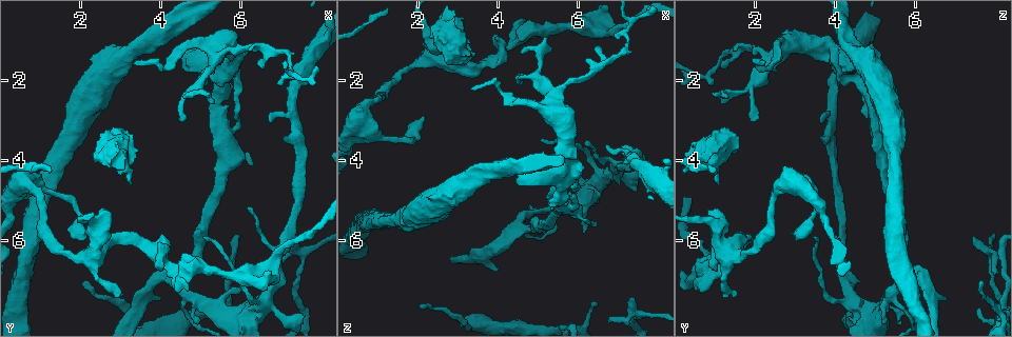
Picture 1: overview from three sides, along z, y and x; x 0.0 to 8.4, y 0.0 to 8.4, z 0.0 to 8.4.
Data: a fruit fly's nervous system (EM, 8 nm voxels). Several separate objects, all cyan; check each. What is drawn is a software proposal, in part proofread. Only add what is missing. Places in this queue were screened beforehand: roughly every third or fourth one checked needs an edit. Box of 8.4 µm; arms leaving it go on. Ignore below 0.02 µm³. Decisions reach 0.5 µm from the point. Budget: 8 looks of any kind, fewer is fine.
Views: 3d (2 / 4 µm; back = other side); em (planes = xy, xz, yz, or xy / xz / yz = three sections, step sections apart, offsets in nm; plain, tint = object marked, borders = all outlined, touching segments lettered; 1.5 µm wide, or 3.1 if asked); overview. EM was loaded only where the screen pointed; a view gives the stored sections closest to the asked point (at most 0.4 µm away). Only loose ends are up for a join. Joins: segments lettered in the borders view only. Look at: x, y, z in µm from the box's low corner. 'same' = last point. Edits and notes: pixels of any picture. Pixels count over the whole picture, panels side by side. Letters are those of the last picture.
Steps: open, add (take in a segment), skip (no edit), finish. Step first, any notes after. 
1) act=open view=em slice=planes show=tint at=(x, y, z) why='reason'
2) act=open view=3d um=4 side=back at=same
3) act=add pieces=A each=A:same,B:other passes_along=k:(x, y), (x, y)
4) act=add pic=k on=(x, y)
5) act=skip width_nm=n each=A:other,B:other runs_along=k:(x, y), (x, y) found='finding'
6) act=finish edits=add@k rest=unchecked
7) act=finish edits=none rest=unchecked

act=open view=em slice=planes show=plain at=(3.05, 7.35, 1.60) why='thin end'

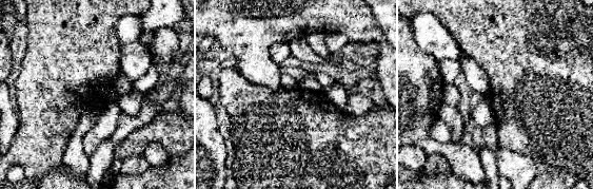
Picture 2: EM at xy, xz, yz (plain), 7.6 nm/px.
act=open view=em slice=planes show=borders at=same

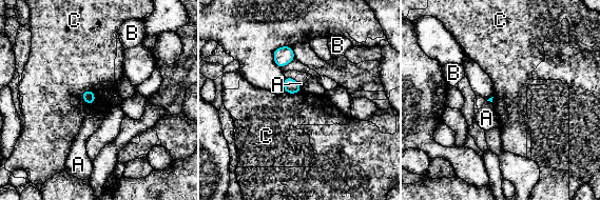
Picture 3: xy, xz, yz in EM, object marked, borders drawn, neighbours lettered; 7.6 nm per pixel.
act=skip longest_contact=C:130nm each=A:other,B:other,C:other border=3:(84, 89), (81, 98), (90, 105) found='none of them fits'

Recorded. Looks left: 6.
act=open view=3d um=4 at=(7.30, 5.95, 7.40) why='branch stops here'

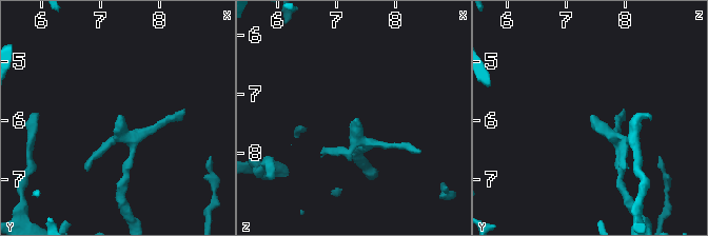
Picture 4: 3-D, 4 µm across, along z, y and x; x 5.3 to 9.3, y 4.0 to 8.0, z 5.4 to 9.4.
act=open view=em slice=yz step=4 show=borders at=(7.35, 5.90, 7.45) why='now the EM'

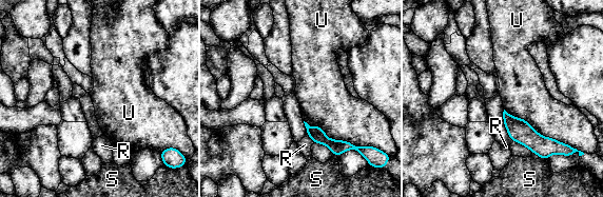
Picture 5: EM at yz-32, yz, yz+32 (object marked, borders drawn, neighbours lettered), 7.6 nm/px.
act=open view=em slice=planes show=borders at=same

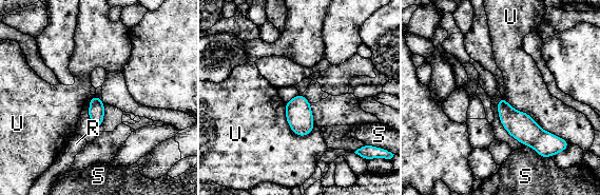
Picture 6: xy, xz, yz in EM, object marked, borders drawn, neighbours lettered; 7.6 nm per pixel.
act=skip each=R:other,S:other,U:other border=6:(502, 96), (562, 139) found='none of them fits'

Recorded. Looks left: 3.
act=open view=em slice=planes show=borders at=(6.35, 4.15, 5.55) why='branch stops here'

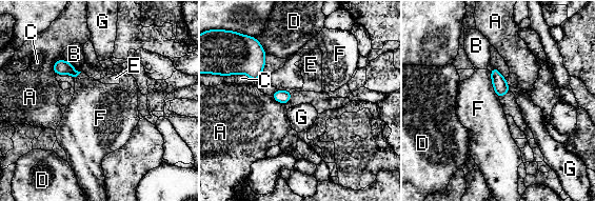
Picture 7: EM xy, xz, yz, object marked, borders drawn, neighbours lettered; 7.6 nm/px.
act=skip each=A:other,B:other,C:other,D:other,E:other,F:other,G:other found='no lettered segment goes on from it'

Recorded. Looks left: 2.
act=finish edits=none rest=unchecked

